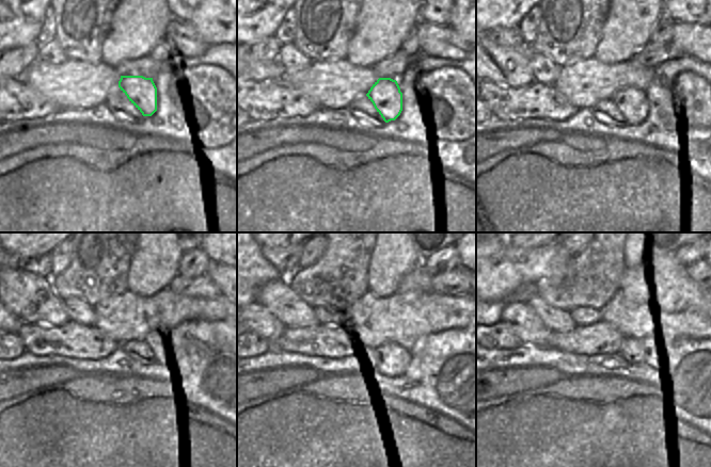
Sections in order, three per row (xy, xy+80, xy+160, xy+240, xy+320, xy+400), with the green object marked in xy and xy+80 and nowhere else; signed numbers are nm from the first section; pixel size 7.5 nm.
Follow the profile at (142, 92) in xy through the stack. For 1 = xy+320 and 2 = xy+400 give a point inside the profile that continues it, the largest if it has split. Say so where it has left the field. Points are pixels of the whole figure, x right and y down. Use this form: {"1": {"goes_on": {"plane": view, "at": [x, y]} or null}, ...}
{"1": {"goes_on": {"plane": "xy+320", "at": [394, 356]}}, "2": {"goes_on": {"plane": "xy+400", "at": [631, 351]}}}

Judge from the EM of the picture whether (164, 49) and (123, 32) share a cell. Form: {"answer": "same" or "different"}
{"answer": "different"}

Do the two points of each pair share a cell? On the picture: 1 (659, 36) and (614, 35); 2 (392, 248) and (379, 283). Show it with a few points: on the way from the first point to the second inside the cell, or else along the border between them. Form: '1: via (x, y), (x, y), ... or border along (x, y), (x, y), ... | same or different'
1: border along (662, 14), (652, 28), (648, 41) | different
2: via (392, 257), (384, 274) | same

